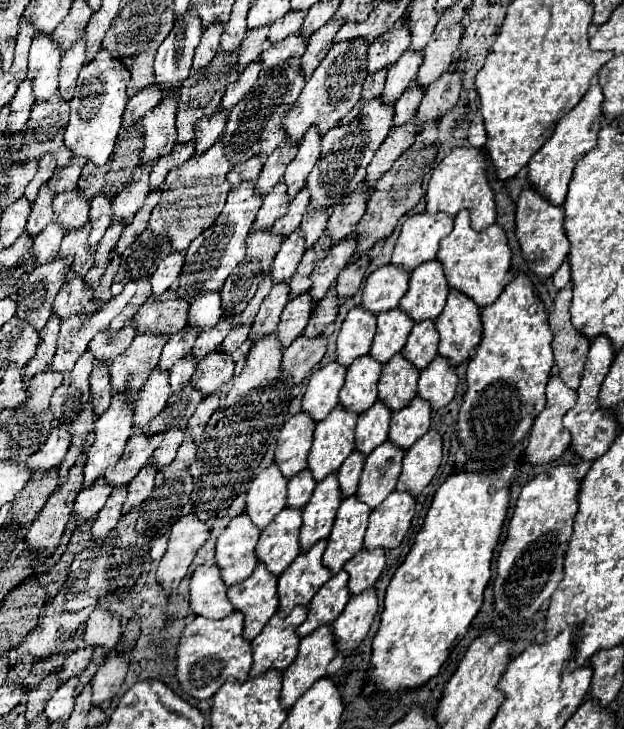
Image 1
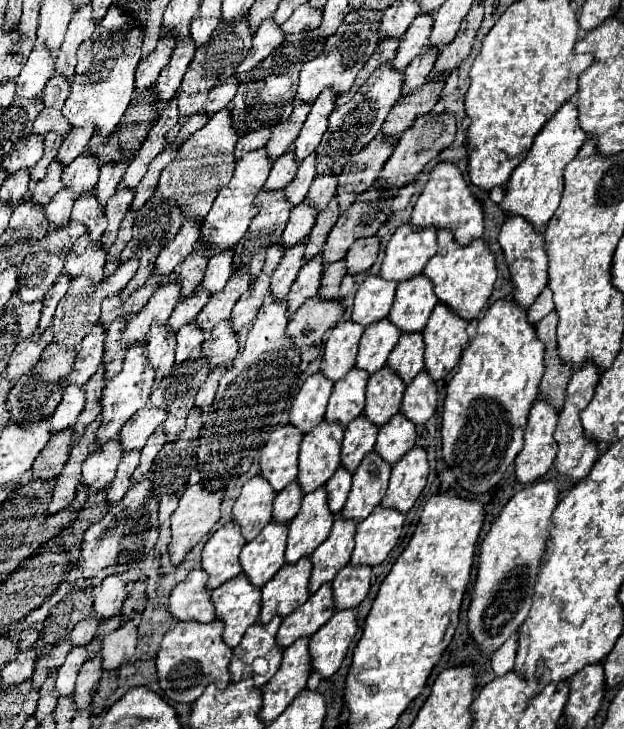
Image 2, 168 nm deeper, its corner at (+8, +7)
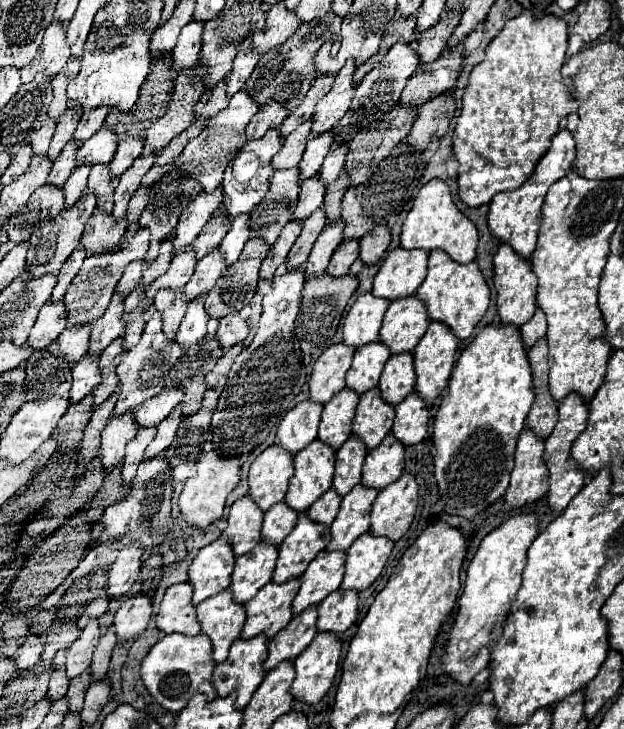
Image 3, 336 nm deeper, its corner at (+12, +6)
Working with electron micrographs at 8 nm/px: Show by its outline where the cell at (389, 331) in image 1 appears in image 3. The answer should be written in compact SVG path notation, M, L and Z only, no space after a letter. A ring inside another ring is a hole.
M372 342L372 346L362 346L354 354L352 368L346 374L346 386L360 396L376 388L388 358L390 350L382 342Z

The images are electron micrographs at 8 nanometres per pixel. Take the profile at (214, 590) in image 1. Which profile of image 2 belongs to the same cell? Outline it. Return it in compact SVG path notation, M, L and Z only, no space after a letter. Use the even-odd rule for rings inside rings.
M192 569L184 581L180 581L170 593L168 609L180 621L200 621L208 623L216 619L216 607L206 587L208 573L204 569Z

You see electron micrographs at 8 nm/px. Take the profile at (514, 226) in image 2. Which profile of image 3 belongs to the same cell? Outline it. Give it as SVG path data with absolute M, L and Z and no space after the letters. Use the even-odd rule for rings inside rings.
M502 244L494 256L494 288L498 294L496 306L498 306L498 316L504 326L522 326L526 324L534 312L536 312L536 276L530 268L530 260L520 258L512 248Z

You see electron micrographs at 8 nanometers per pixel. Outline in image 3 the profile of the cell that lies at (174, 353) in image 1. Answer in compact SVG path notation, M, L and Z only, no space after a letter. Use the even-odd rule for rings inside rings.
M216 248L198 262L190 282L184 286L184 294L188 294L188 300L196 298L196 294L208 292L216 284L216 280L222 276L222 272L226 268L224 258L226 256Z

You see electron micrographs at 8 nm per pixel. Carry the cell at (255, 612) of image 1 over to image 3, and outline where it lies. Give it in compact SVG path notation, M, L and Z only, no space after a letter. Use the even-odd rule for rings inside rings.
M224 590L212 598L206 598L196 606L196 616L202 626L202 634L212 640L212 660L224 662L228 658L228 648L238 640L246 612L242 604L232 600L230 590Z

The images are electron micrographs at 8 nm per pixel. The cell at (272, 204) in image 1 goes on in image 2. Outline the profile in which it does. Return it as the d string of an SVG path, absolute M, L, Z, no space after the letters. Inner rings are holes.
M292 147L288 149L288 153L284 153L282 157L278 157L274 163L272 163L272 169L270 169L270 175L266 179L266 185L264 185L264 191L282 191L286 189L286 185L292 181L292 177L296 175L296 169L298 169L298 163L294 161L292 157Z

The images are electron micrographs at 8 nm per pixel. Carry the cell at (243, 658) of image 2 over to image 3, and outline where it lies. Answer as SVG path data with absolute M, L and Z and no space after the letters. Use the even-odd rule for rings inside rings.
M258 634L250 640L238 638L230 646L228 660L216 664L212 672L216 694L220 698L226 698L236 692L236 710L242 710L264 678L262 662L266 660L266 656L268 648L264 634Z

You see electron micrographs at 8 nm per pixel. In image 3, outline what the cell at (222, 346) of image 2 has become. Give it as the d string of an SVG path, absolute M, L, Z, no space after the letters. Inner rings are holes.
M232 312L220 320L220 328L216 332L216 338L224 348L232 348L238 342L244 342L250 332L250 322L242 318L238 312Z

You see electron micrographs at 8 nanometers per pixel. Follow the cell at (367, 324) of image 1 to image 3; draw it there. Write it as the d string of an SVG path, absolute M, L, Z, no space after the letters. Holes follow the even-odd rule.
M334 344L322 352L322 356L316 360L312 376L310 376L310 400L318 404L326 404L332 400L334 394L338 394L346 384L344 376L350 368L354 350L352 346Z

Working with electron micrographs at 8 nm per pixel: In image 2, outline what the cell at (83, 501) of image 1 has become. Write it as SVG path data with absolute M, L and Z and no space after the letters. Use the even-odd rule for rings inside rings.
M108 441L108 445L104 445L104 449L94 451L84 461L82 483L86 487L96 487L96 491L106 489L114 479L120 457L122 457L120 445L116 445L116 441Z

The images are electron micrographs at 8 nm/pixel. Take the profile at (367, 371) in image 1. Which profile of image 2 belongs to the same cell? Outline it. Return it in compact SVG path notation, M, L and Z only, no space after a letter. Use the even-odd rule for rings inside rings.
M354 367L334 383L326 409L328 421L342 421L342 425L348 425L364 411L364 391L368 377L368 371Z

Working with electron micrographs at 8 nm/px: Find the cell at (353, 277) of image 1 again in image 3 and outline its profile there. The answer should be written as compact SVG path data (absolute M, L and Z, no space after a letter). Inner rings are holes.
M384 224L374 226L362 240L360 240L360 258L364 264L376 264L390 246L390 230Z

